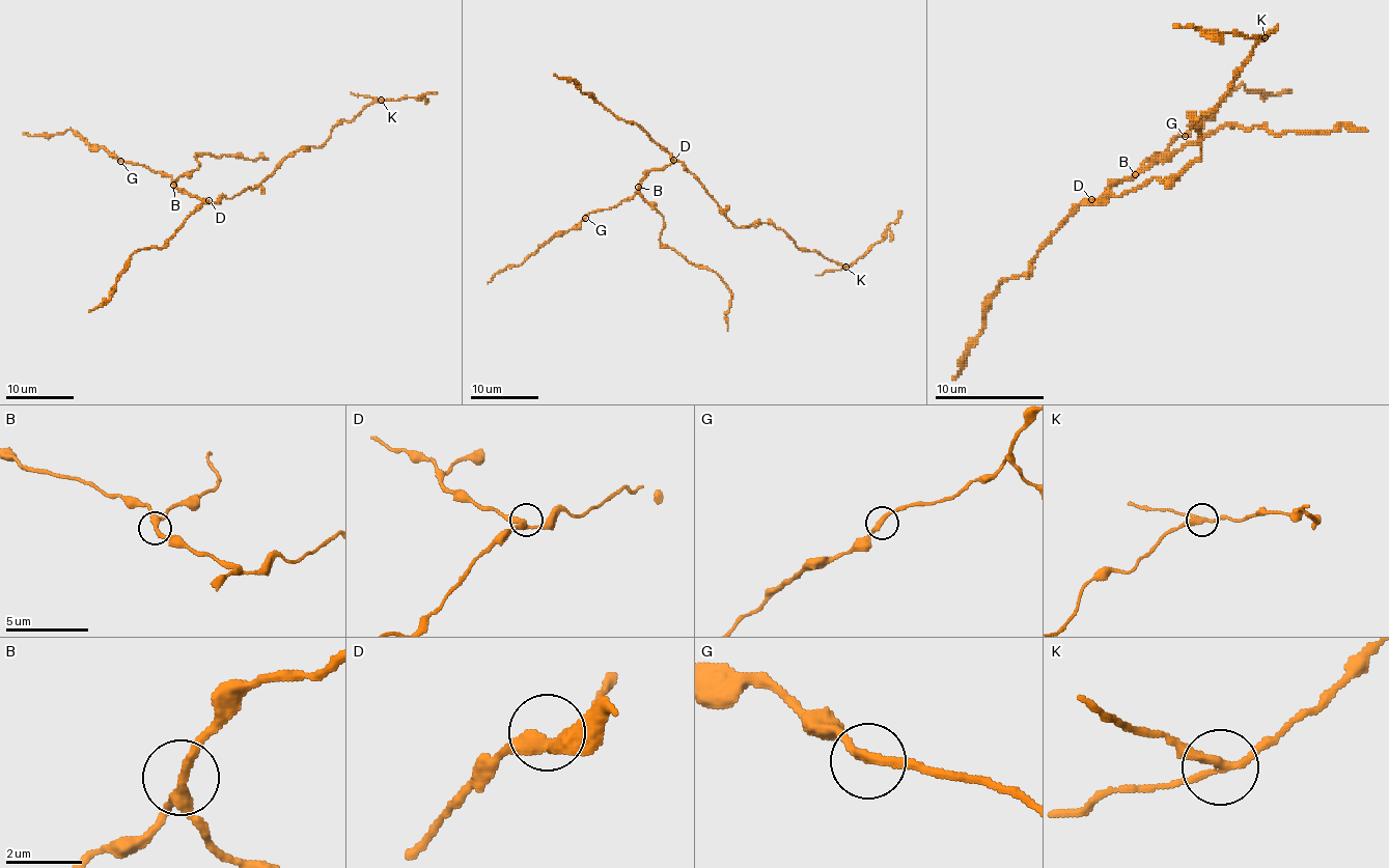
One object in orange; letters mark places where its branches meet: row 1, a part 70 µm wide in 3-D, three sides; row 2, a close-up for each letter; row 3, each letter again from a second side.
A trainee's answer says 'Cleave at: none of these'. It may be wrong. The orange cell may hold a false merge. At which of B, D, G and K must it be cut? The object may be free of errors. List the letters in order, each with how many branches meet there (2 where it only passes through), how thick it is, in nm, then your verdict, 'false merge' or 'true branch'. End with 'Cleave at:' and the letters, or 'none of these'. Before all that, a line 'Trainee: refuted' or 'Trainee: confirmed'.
Trainee: refuted
B: 3 | 240 nm | true branch
D: 3 | 300 nm | true branch
G: 2 | 240 nm | true branch
K: 3 | 220 nm | false merge
Cleave at: K

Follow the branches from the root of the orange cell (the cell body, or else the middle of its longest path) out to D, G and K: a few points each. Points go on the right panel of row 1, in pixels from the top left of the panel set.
D: (1133, 188), (1119, 196), (1106, 194), (1094, 204), (1091, 199)
G: (1133, 188), (1119, 196), (1106, 194), (1094, 204), (1113, 183), (1121, 183), (1163, 152), (1173, 139), (1185, 136)
K: (1133, 188), (1155, 177), (1176, 179), (1201, 156), (1193, 117), (1206, 114), (1223, 99), (1264, 38)

